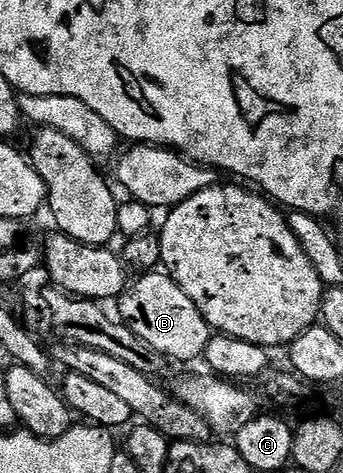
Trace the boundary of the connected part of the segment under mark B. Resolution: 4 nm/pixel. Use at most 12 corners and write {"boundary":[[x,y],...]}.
{"boundary":[[160,270],[119,297],[119,319],[173,362],[214,330]]}

